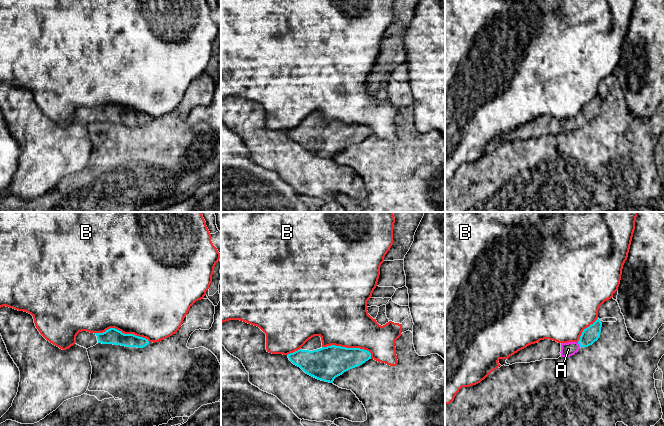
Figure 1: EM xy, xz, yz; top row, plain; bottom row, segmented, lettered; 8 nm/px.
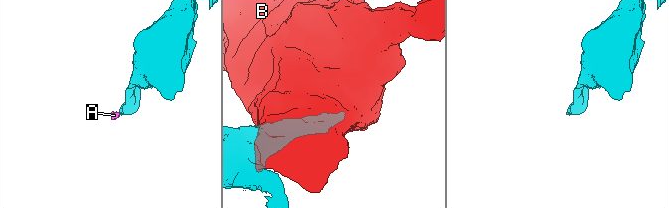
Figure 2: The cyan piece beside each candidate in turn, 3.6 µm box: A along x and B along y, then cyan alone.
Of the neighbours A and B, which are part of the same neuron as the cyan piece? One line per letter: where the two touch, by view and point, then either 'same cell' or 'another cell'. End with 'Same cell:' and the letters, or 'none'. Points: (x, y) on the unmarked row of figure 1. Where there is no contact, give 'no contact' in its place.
A: meets cyan in yz at (579, 121); same cell
B: meets cyan in xy at (121, 108); another cell
Same cell: A

